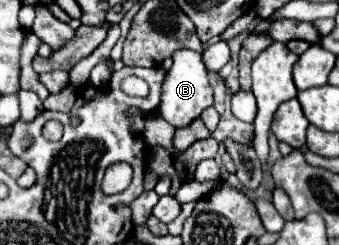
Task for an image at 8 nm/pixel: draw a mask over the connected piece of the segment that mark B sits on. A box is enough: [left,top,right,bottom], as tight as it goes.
[160,50,212,128]

